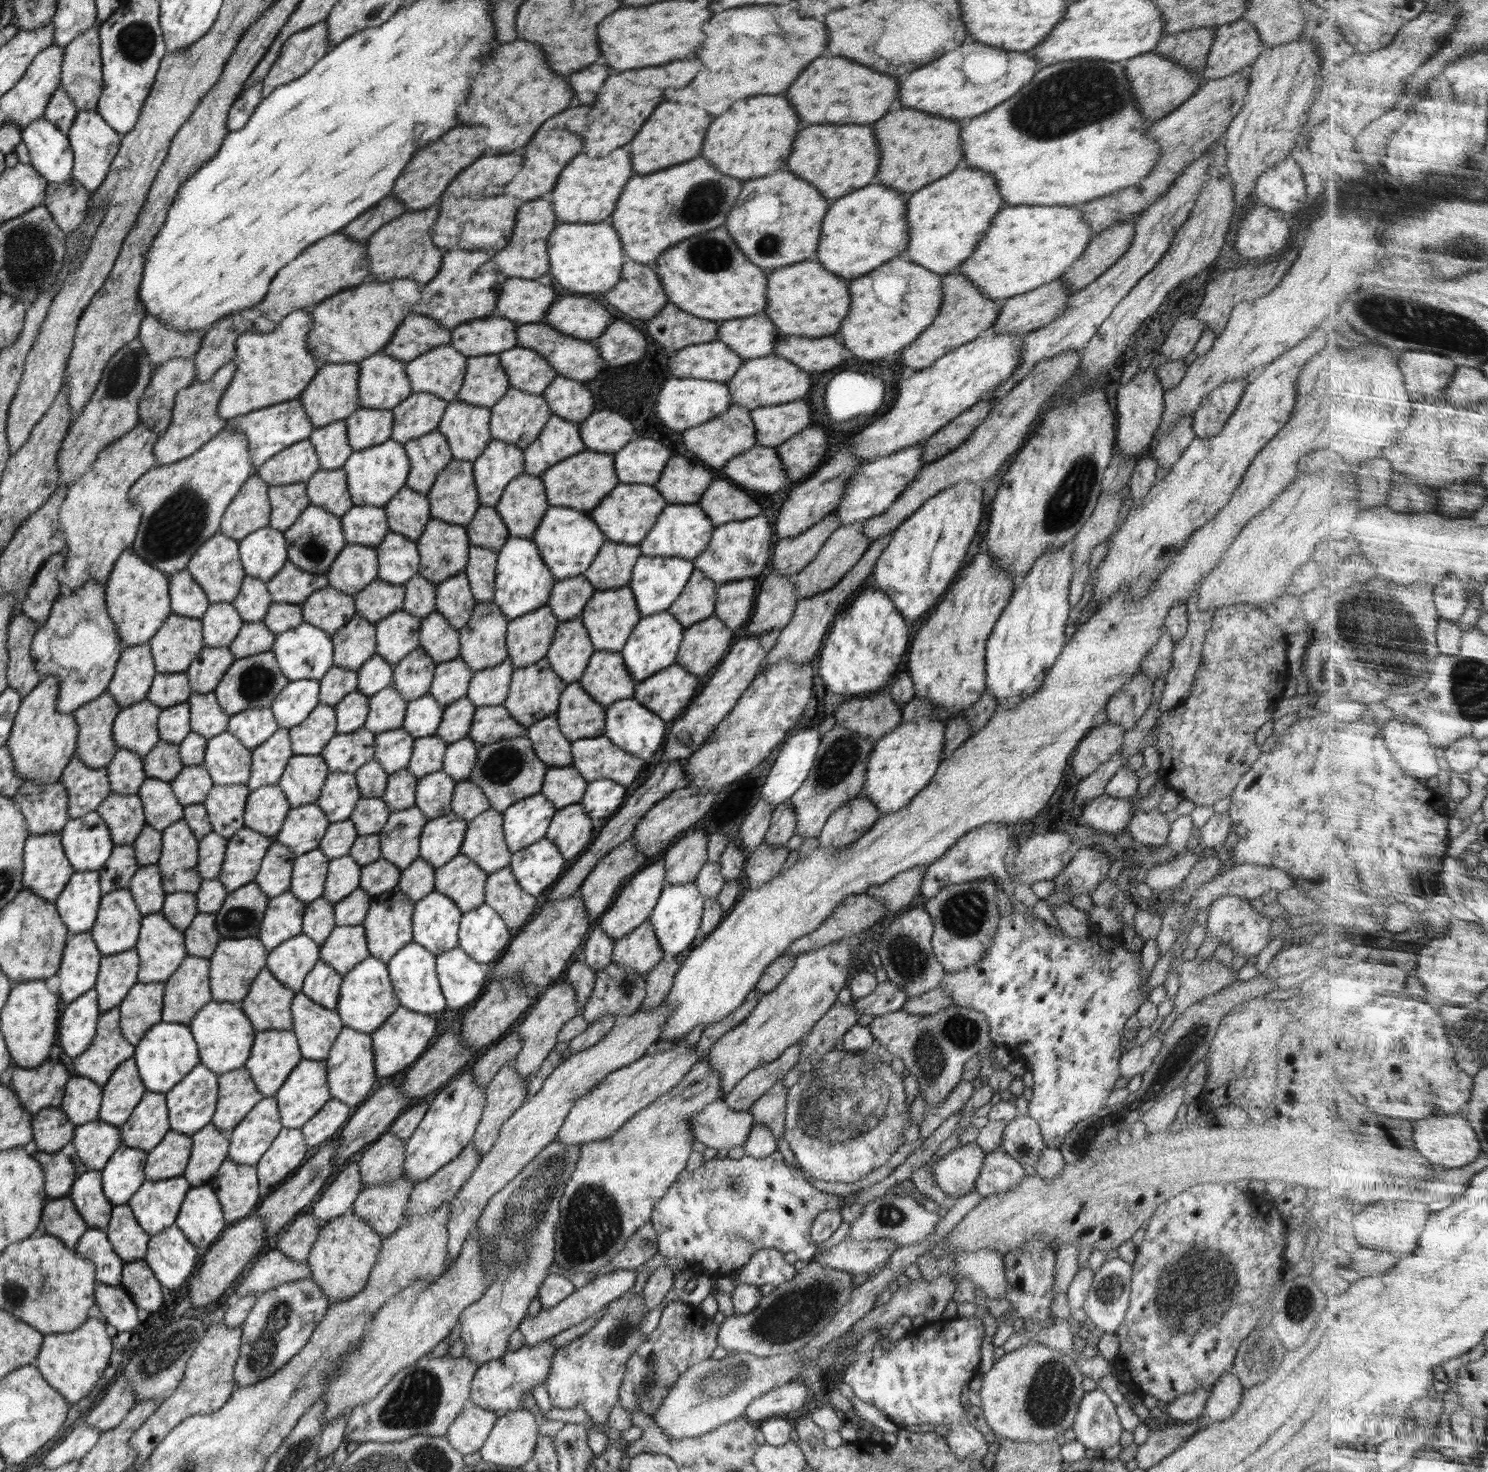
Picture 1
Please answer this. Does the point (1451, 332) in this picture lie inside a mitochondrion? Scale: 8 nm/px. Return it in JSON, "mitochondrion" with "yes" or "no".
{"mitochondrion":"yes"}

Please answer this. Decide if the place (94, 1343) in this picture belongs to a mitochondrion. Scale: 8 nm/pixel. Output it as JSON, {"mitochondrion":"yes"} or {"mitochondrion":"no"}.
{"mitochondrion":"no"}

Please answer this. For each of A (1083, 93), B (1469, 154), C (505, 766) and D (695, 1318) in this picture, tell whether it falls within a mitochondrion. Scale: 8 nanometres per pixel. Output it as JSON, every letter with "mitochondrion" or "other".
{"A":"mitochondrion","B":"other","C":"mitochondrion","D":"other"}

